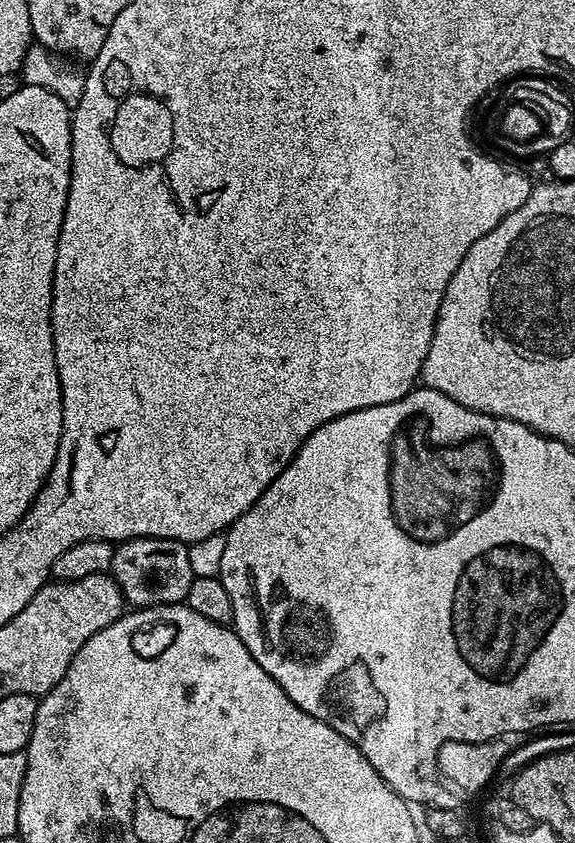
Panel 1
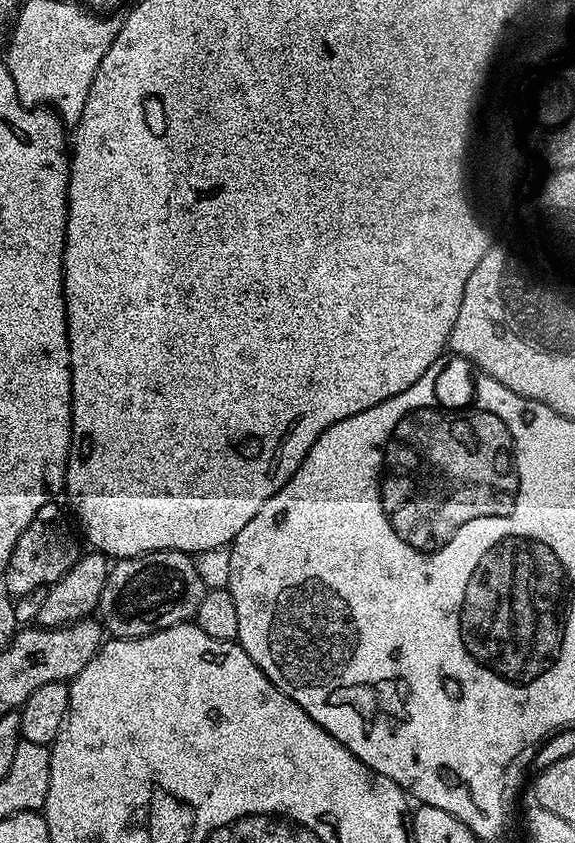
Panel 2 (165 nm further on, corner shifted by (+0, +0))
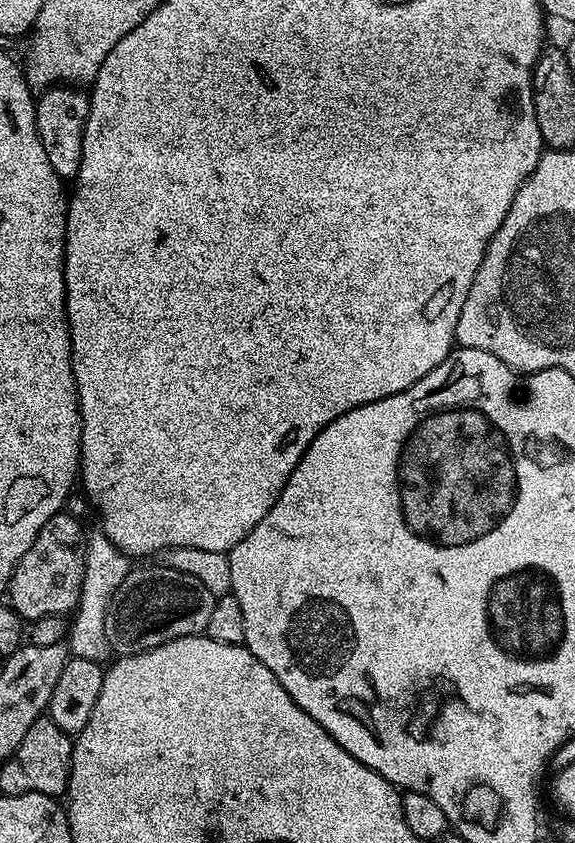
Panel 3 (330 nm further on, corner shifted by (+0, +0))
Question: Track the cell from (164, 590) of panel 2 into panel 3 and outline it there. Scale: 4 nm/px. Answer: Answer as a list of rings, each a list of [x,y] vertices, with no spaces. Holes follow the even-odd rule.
[[[167,566],[133,567],[108,604],[106,638],[117,657],[133,656],[171,640],[201,635],[210,622],[216,597],[198,578]]]

